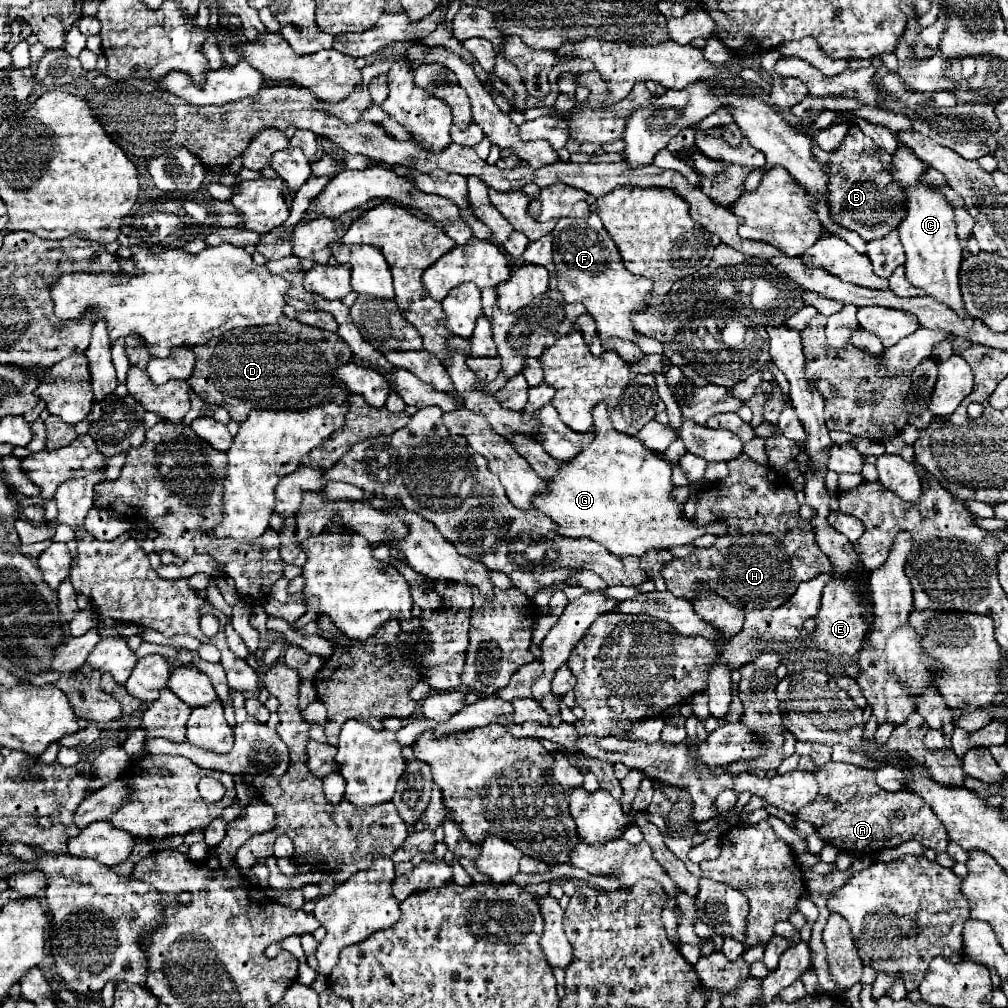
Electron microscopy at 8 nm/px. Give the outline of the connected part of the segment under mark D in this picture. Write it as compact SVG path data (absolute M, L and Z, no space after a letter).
M284 317L282 321L278 321L276 325L260 325L260 327L250 327L250 329L234 329L230 333L224 333L220 337L210 339L206 345L198 345L192 349L196 353L196 369L192 373L190 385L196 391L196 395L200 395L206 403L210 405L222 405L230 417L234 421L246 419L246 417L238 417L238 413L248 413L248 409L304 409L304 407L312 407L316 403L324 403L324 401L338 401L342 403L344 399L348 401L350 409L348 409L348 417L342 429L338 429L340 433L340 441L366 441L368 437L376 437L376 435L390 435L402 427L406 427L410 421L396 421L386 417L386 421L378 417L378 411L370 411L370 405L366 405L362 395L354 395L350 393L344 385L338 385L332 381L332 373L350 361L350 347L344 339L340 339L336 333L324 331L324 329L316 329L310 325L304 325L296 319L288 319Z

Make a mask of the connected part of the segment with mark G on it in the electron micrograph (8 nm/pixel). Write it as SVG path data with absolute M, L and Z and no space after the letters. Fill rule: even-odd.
M598 403L592 413L594 441L548 481L548 495L534 499L534 505L560 525L560 533L574 539L594 539L620 557L644 557L650 549L686 545L704 533L728 533L726 521L698 525L680 511L682 505L672 497L676 489L672 483L672 461L650 451L638 437L616 431L604 403Z

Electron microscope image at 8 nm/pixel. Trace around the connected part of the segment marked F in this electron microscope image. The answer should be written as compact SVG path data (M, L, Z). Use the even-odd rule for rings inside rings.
M592 213L590 217L584 217L584 219L558 219L556 227L554 227L554 265L556 265L556 273L558 273L558 289L562 293L562 297L568 301L568 303L582 303L586 307L586 311L596 319L598 323L598 335L600 339L628 339L628 341L634 341L634 339L640 339L644 335L640 335L630 317L632 313L636 311L644 311L648 307L646 303L646 297L652 297L652 281L646 279L646 277L638 277L638 275L632 275L624 261L622 261L622 255L618 253L618 247L614 245L612 237L606 233L600 217L596 213Z

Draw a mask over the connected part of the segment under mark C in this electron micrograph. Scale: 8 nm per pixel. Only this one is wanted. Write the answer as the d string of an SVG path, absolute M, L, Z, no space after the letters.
M898 145L898 153L892 153L890 175L906 195L906 217L898 225L898 235L906 251L904 267L908 281L926 291L936 301L942 301L952 307L960 317L966 317L958 281L962 263L962 243L956 235L954 207L934 185L922 181L922 177L926 175L926 163L918 159L910 147Z

